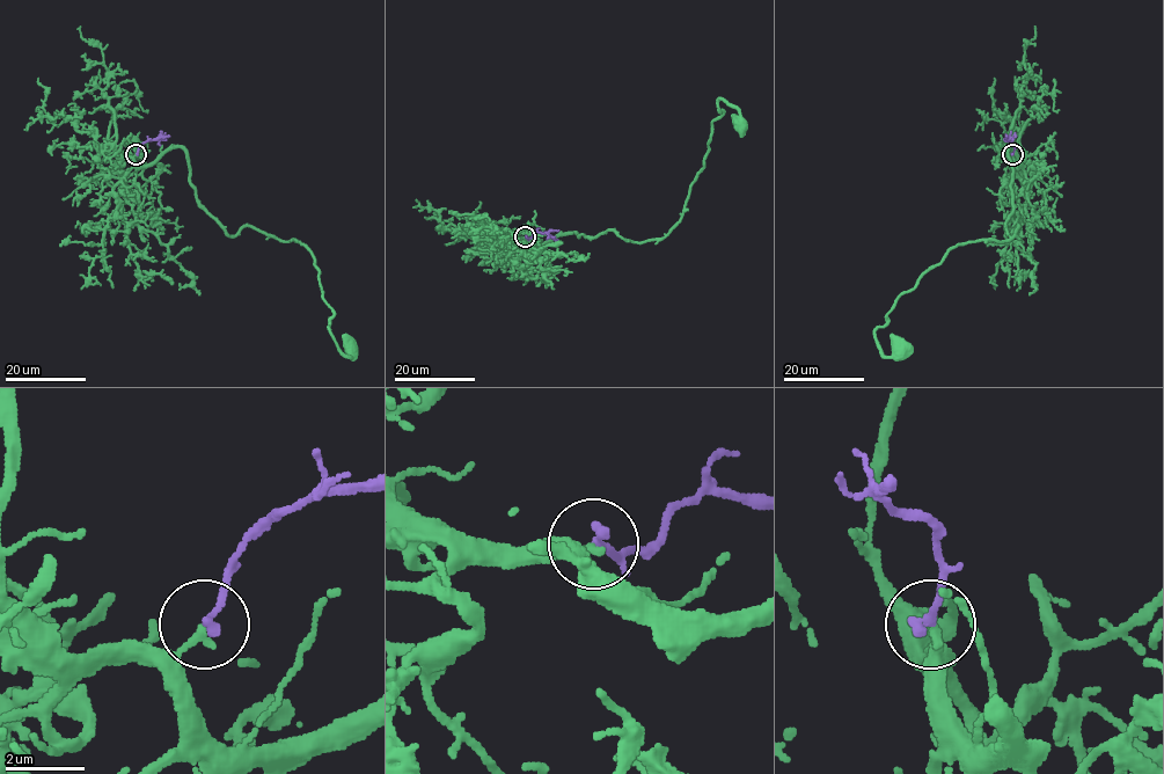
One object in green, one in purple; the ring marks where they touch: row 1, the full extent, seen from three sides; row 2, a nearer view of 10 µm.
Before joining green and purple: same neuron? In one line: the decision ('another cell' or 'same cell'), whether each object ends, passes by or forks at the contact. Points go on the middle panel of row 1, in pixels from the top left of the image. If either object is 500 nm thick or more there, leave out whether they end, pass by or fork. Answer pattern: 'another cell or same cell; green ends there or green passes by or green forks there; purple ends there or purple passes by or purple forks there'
same cell; green ends there; purple ends there

